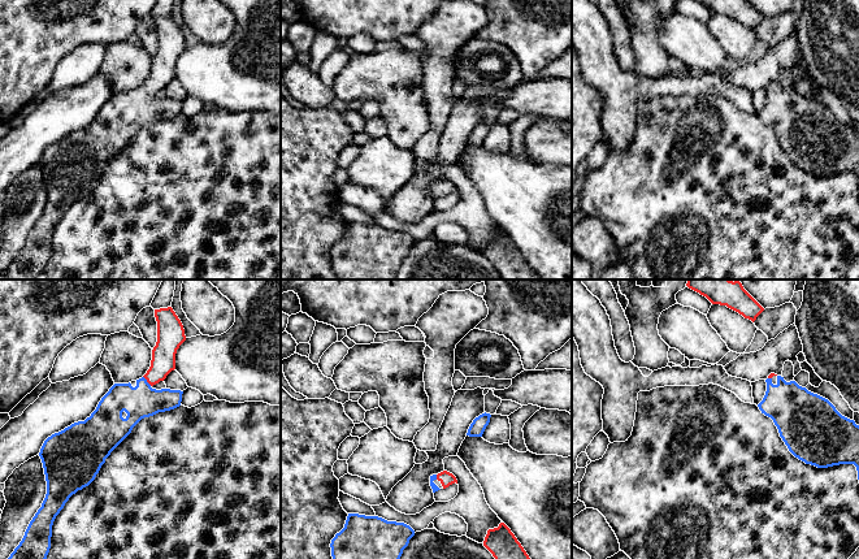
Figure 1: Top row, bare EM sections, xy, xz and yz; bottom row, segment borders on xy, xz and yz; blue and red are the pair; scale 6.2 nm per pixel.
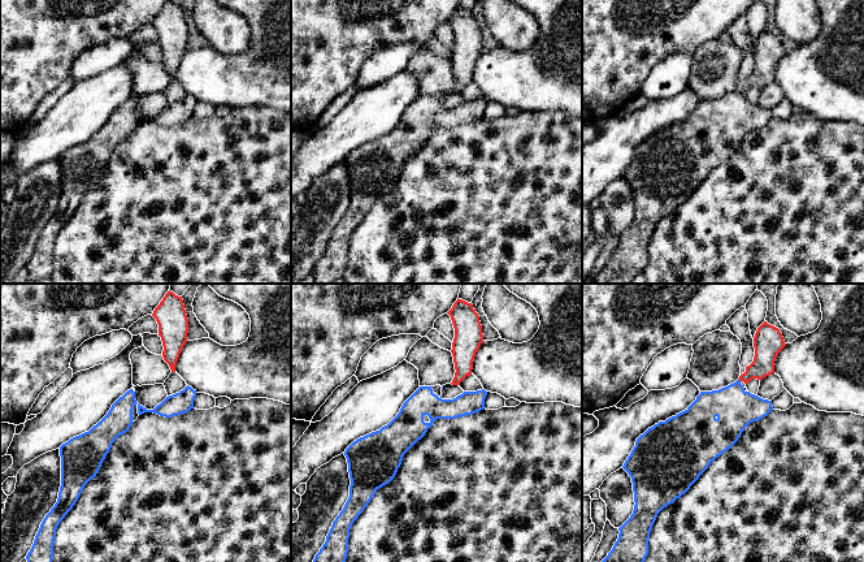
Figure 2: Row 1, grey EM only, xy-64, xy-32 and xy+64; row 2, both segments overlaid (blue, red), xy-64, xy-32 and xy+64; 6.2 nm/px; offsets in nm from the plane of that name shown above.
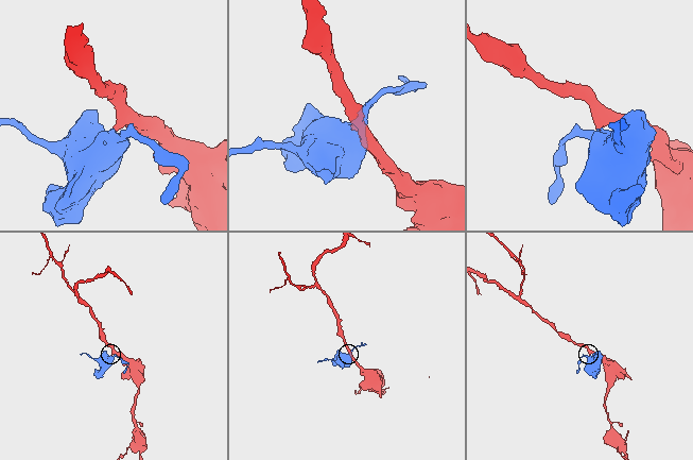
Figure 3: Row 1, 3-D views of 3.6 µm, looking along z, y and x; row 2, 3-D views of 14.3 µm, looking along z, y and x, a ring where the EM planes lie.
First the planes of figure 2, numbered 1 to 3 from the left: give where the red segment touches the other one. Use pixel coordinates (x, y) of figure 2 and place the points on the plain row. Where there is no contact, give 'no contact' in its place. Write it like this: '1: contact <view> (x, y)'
1: no contact
2: no contact
3: no contact

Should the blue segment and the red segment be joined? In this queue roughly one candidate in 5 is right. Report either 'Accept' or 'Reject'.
Accept

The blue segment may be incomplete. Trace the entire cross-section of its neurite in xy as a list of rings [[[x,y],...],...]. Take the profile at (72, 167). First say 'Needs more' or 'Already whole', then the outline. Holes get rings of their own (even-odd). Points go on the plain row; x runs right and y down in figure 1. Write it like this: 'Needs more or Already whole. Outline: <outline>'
Needs more. Outline: [[[172,16],[155,18],[155,26],[157,30],[157,51],[152,58],[151,75],[142,87],[136,88],[136,95],[133,96],[130,91],[114,92],[90,126],[71,133],[44,150],[39,165],[44,177],[47,203],[42,216],[30,230],[22,250],[5,270],[8,280],[34,280],[42,274],[51,257],[53,230],[69,207],[95,188],[105,168],[142,127],[181,114],[183,100],[156,99],[152,95],[164,90],[175,78],[177,58],[186,49],[185,38]]]

